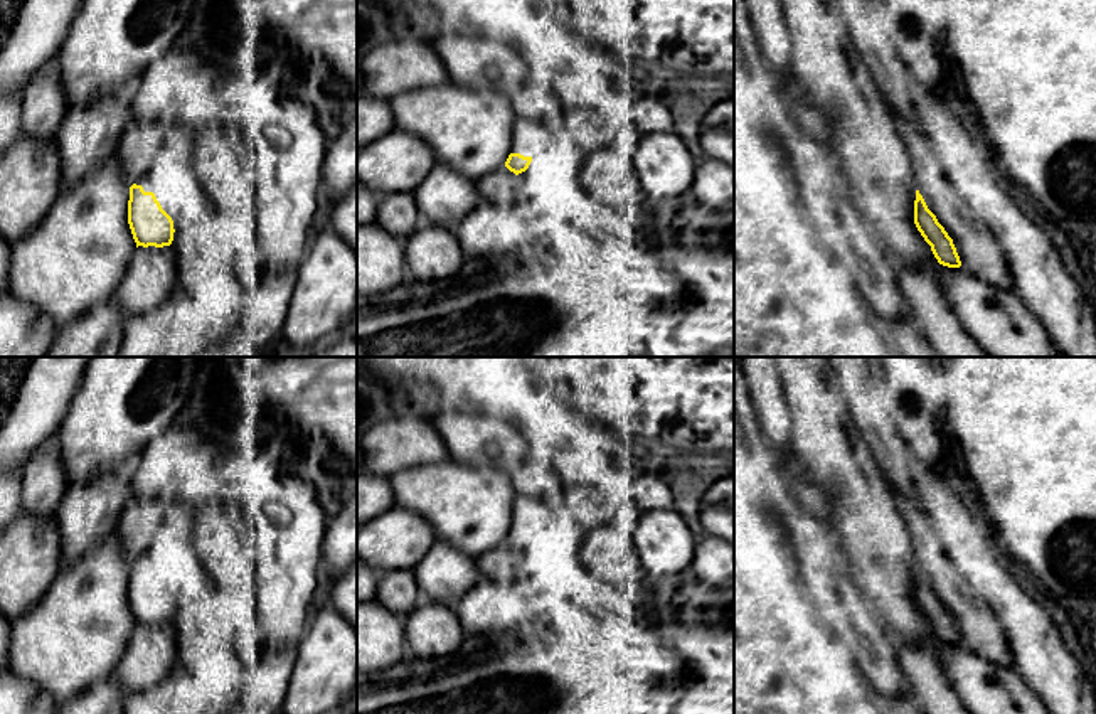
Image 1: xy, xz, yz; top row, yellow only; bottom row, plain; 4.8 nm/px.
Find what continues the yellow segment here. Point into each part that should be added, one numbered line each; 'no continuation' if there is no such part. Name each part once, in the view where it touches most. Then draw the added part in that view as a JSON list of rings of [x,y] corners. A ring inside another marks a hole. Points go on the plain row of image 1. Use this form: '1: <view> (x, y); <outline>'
1: xz (529, 516); [[[517,495],[512,509],[510,530],[520,530],[524,534],[535,534],[547,527],[552,520],[552,512],[547,504],[527,495]]]

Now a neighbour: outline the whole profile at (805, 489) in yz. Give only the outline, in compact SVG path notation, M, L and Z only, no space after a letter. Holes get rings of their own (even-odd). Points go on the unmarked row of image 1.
M795 451L785 456L781 473L793 487L795 497L811 510L811 515L830 527L832 502L830 497L813 482L806 466Z

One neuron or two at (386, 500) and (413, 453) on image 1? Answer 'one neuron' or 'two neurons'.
two neurons

